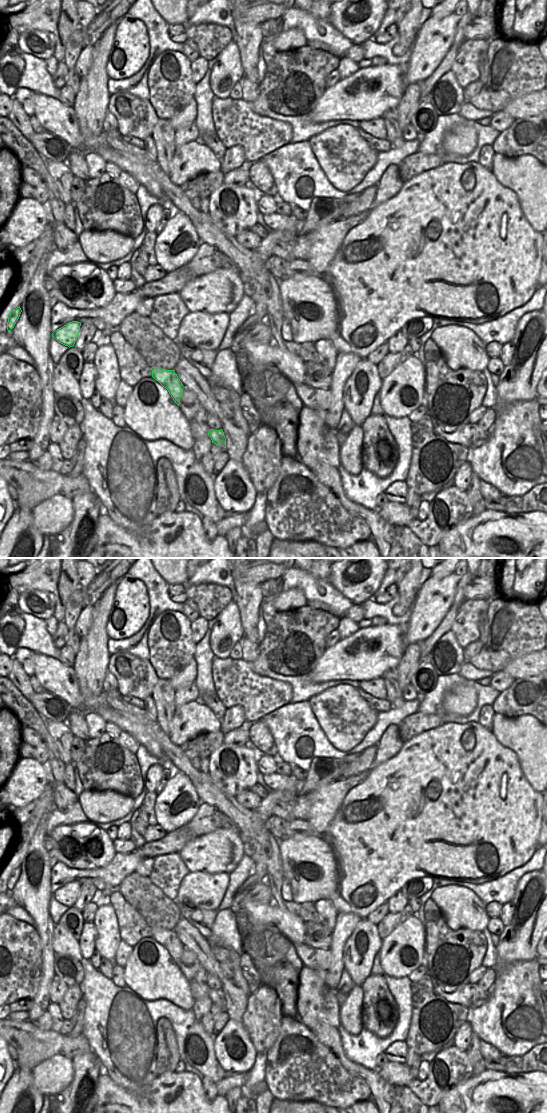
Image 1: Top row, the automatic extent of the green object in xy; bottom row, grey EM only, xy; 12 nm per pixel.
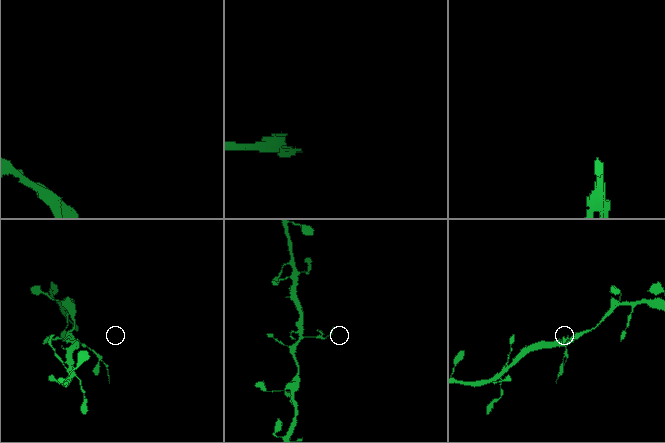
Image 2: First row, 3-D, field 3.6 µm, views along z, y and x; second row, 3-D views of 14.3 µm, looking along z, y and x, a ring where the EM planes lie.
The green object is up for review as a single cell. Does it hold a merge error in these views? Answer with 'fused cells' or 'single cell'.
fused cells

